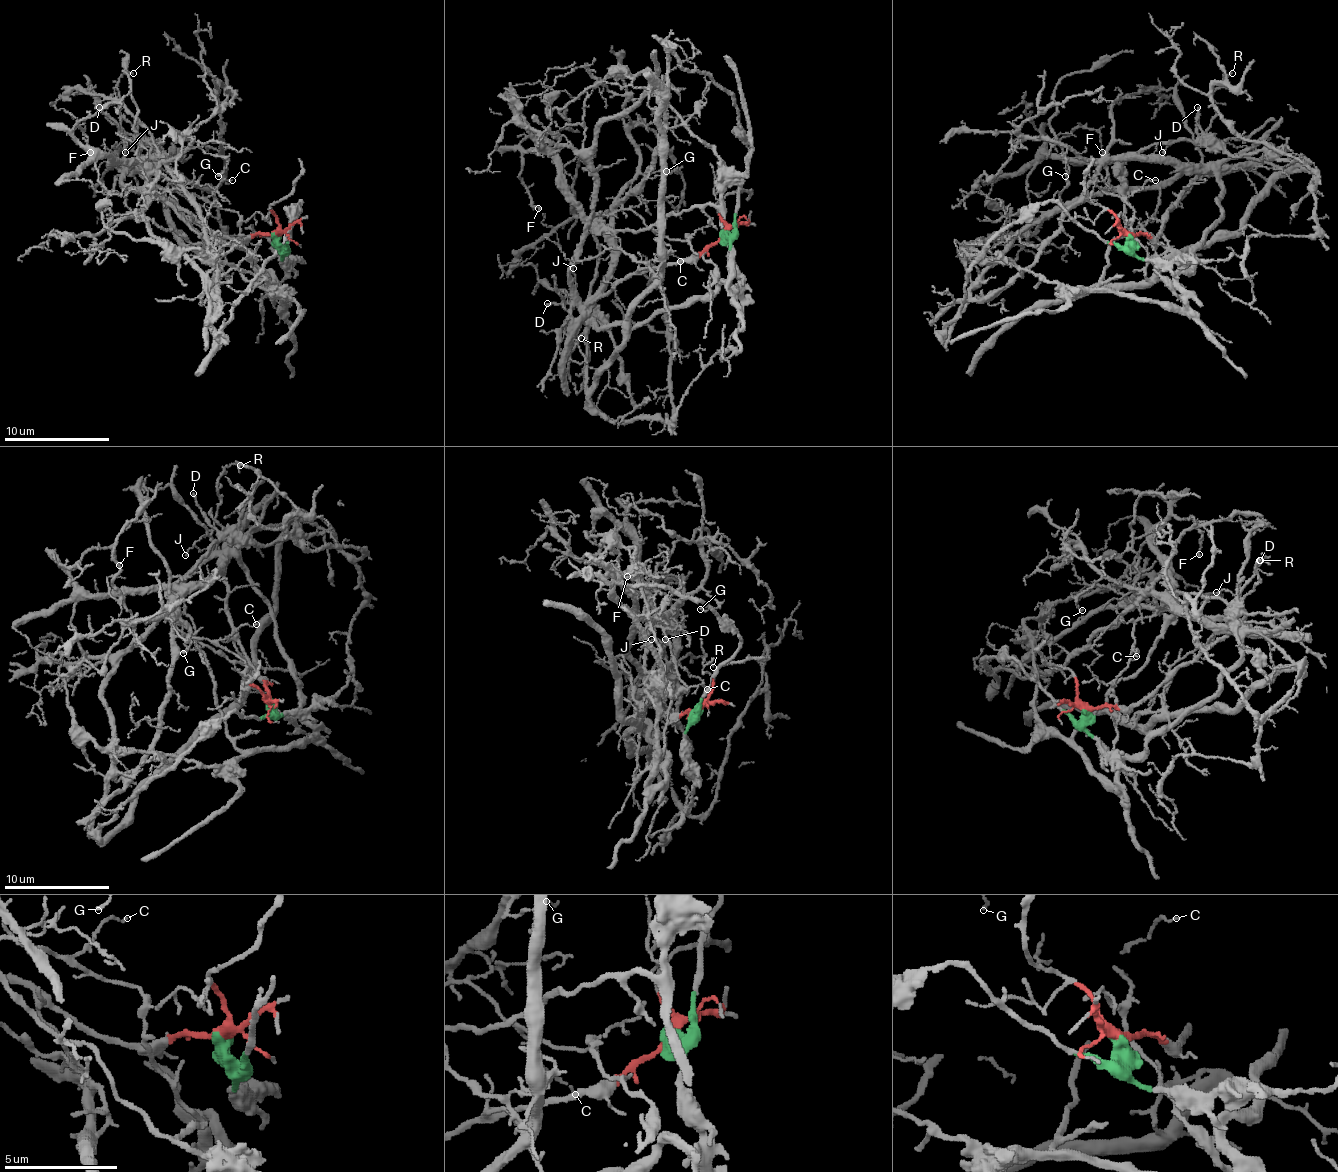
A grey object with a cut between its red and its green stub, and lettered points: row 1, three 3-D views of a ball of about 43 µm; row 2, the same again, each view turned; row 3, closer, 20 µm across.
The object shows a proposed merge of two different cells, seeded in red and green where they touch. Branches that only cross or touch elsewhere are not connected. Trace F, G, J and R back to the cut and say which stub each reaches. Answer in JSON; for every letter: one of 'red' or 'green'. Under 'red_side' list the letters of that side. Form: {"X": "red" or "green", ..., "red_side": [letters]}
{"F": "red", "G": "red", "J": "red", "R": "red", "red_side": ["F", "G", "J", "R"]}

